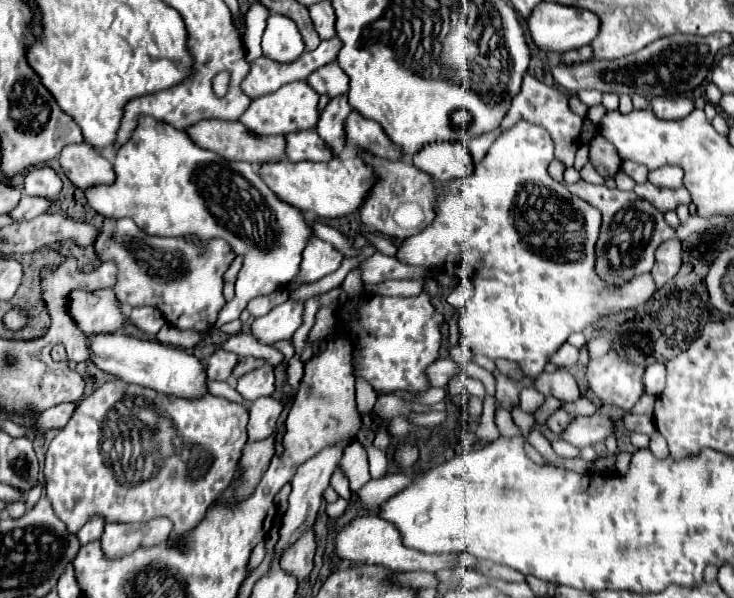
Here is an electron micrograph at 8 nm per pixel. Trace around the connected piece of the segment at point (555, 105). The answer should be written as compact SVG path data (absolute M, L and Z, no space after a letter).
M525 74L521 92L513 98L513 104L511 104L507 116L503 118L501 126L499 126L497 130L487 132L487 134L483 134L483 136L479 136L479 138L473 138L473 140L469 142L469 152L471 152L473 160L479 162L479 160L487 154L489 146L499 138L499 134L501 134L503 130L509 130L511 126L515 126L515 122L519 122L519 120L527 120L527 122L531 122L531 124L541 124L545 130L549 130L549 134L551 134L551 138L553 138L553 142L555 142L555 158L559 158L567 168L573 166L575 152L577 152L579 146L581 146L579 134L581 134L581 124L583 124L583 120L569 110L569 96L567 96L567 94L559 92L559 90L553 88L553 86L547 86L547 84L539 82L537 78L533 78L533 76L529 76L529 74Z

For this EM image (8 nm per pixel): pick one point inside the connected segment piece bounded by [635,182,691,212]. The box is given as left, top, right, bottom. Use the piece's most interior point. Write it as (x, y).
(663, 199)

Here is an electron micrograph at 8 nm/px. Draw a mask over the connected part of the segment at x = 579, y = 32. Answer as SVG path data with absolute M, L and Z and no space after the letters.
M541 2L533 14L527 18L529 32L533 36L533 42L545 50L545 52L569 52L575 48L581 48L585 44L591 44L591 40L597 36L601 20L597 14L583 10L583 8L573 8L573 6L563 6L563 4L553 4L553 2Z

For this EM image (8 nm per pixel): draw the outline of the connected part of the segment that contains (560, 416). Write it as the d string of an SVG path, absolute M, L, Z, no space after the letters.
M557 410L549 420L547 420L547 426L557 434L561 436L561 432L571 424L571 416L565 412L565 410Z

